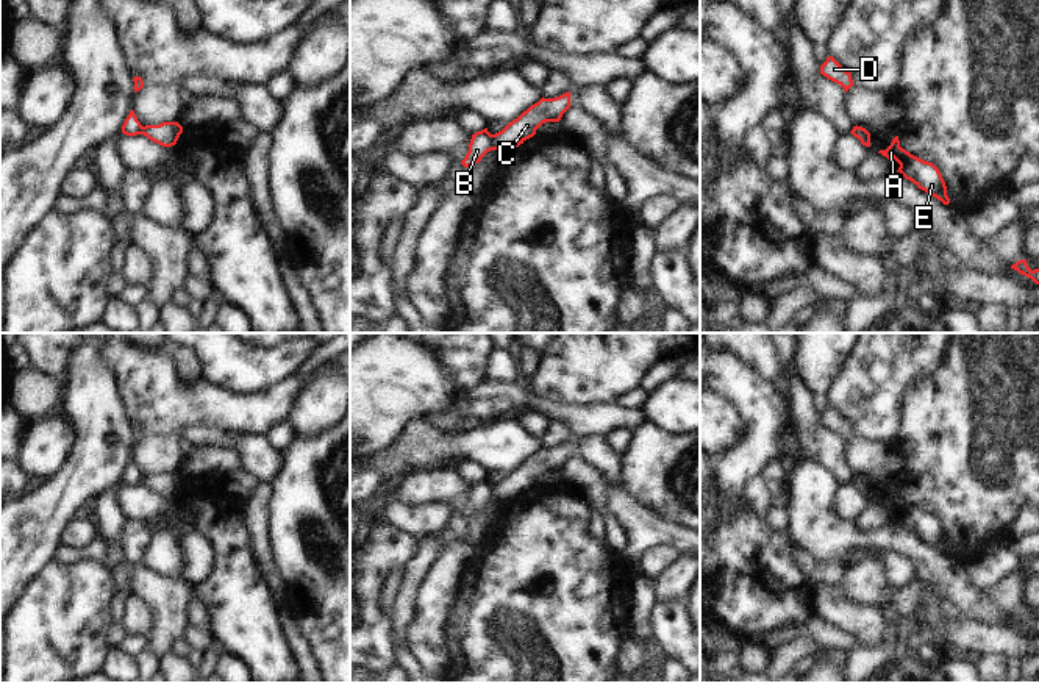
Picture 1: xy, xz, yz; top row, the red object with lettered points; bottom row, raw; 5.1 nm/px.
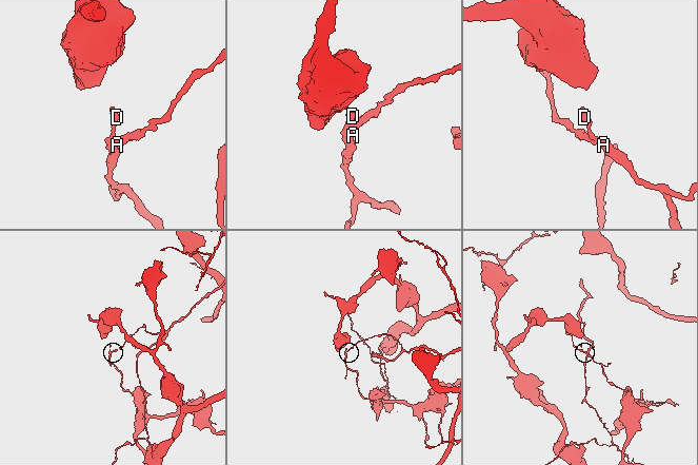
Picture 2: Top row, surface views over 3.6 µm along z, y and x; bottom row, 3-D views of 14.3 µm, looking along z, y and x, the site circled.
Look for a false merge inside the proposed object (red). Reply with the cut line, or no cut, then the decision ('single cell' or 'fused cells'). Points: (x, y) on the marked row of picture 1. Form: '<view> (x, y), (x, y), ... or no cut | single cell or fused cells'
xz (491, 135), (492, 149) | fused cells

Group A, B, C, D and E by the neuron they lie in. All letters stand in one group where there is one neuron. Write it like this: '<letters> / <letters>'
A B D E / C

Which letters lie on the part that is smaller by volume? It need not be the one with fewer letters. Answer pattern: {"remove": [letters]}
{"remove": ["A", "B", "D", "E"]}

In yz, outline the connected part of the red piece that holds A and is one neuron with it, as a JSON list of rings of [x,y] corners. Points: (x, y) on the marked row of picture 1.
[[[898,136],[892,139],[886,150],[880,150],[878,153],[887,159],[894,158],[900,164],[897,172],[912,181],[919,189],[931,194],[944,205],[950,203],[947,186],[939,169],[933,163],[923,161],[902,148]]]

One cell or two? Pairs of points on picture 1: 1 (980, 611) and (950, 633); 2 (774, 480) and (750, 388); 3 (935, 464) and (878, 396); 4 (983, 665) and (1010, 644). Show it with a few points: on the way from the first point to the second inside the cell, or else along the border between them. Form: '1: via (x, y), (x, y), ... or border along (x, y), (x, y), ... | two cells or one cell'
1: border along (960, 615), (1005, 627) | two cells
2: border along (780, 460), (772, 460), (760, 474) | two cells
3: border along (910, 388), (905, 397), (902, 432), (896, 446) | two cells
4: border along (1005, 655), (985, 654), (974, 657) | two cells

